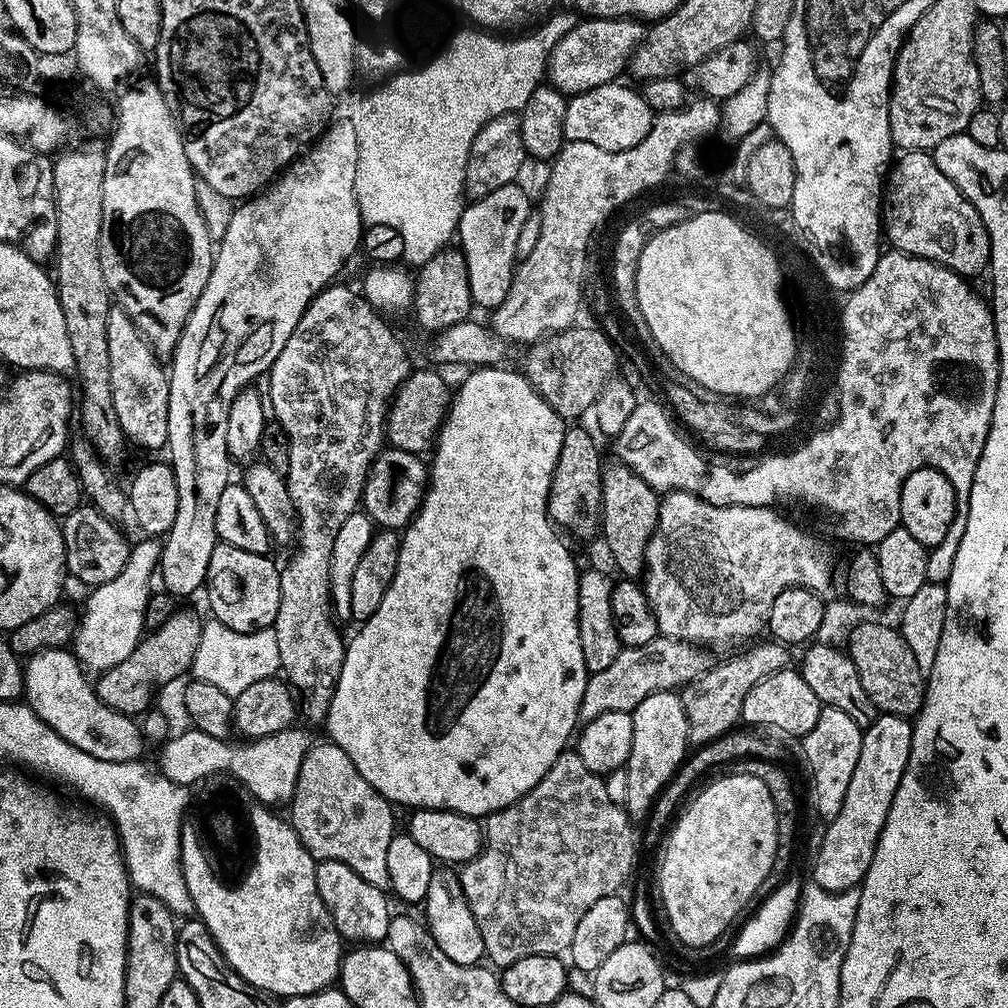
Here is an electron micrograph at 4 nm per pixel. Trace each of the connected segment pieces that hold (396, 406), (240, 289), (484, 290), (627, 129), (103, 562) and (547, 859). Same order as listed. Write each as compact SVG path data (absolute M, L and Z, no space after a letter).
M428 368L409 371L402 382L402 386L392 397L388 405L388 419L386 421L386 440L391 447L417 454L424 454L433 447L434 441L440 435L440 425L448 415L450 403L450 388L436 372Z
M350 118L333 119L328 127L320 134L318 142L313 143L303 154L296 157L282 175L271 186L256 193L254 198L245 199L237 203L232 209L230 226L226 226L224 239L219 241L214 252L212 262L212 273L206 282L206 290L198 298L190 318L186 322L184 332L178 338L178 346L172 351L170 357L170 371L168 372L168 389L170 390L170 406L168 407L168 443L167 451L172 451L170 463L174 470L174 482L178 482L178 514L174 517L174 526L170 526L167 536L163 537L160 549L160 563L158 565L158 580L162 583L163 591L170 596L183 598L192 596L196 591L205 587L210 570L210 554L214 554L218 537L216 535L216 515L218 514L218 498L222 498L222 490L230 483L228 476L228 464L230 457L226 446L226 418L228 407L233 398L240 393L241 388L247 388L253 382L263 377L268 369L272 367L274 358L282 354L282 346L286 346L286 338L294 334L294 326L302 318L304 308L314 297L327 287L344 268L344 263L351 258L362 244L362 221L356 191L354 191L354 178L356 177L356 163L358 162L358 134L354 134L354 122Z
M519 183L507 184L502 190L494 190L494 194L473 199L460 215L458 247L464 253L470 294L477 309L498 307L510 290L512 273L518 263L518 234L522 234L522 225L534 208L533 201L532 204L528 201L527 194L520 187Z
M621 82L603 84L594 90L575 93L566 106L564 123L565 141L590 142L590 146L602 146L602 150L621 152L638 146L646 134L650 134L654 113L643 95Z
M82 506L70 515L63 517L64 567L67 575L81 580L87 586L110 582L126 566L130 542L115 528L117 526L93 506Z
M566 750L556 759L554 766L550 766L550 770L546 770L546 778L542 778L542 782L538 782L538 786L534 786L534 790L530 790L522 798L518 798L518 802L497 812L492 812L483 821L484 846L470 863L459 869L458 877L465 900L473 912L478 930L481 931L482 941L485 943L484 955L489 961L493 960L491 963L497 969L509 968L511 964L518 962L518 958L530 958L530 954L560 956L567 953L572 946L572 929L578 926L578 922L582 922L582 914L586 914L586 910L590 910L590 906L594 906L594 902L598 902L598 898L617 895L621 891L620 887L627 882L628 875L632 872L632 863L636 860L638 832L632 829L635 828L633 821L629 820L627 812L618 803L617 797L615 800L608 793L604 780L605 777L601 773L592 772L590 766L586 766L586 762L582 762L579 752Z

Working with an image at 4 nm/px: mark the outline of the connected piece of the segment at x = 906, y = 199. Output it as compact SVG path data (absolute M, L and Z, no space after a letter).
M908 150L903 153L904 156L891 165L890 171L886 177L886 183L882 193L882 236L885 241L888 240L893 249L897 252L905 252L911 256L917 256L923 260L929 260L935 264L941 264L943 268L949 268L952 272L957 272L959 276L973 278L980 271L987 269L992 262L990 254L990 238L978 210L938 170L934 162L931 151L928 150Z

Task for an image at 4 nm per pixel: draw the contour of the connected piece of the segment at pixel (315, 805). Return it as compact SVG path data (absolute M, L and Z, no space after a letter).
M317 742L305 754L298 771L296 789L290 801L290 823L298 838L317 862L346 862L354 874L366 878L370 886L391 889L386 854L392 837L397 835L393 805L350 762L350 754L331 742Z

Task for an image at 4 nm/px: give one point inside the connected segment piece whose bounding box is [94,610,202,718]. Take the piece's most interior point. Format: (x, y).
(163, 654)

